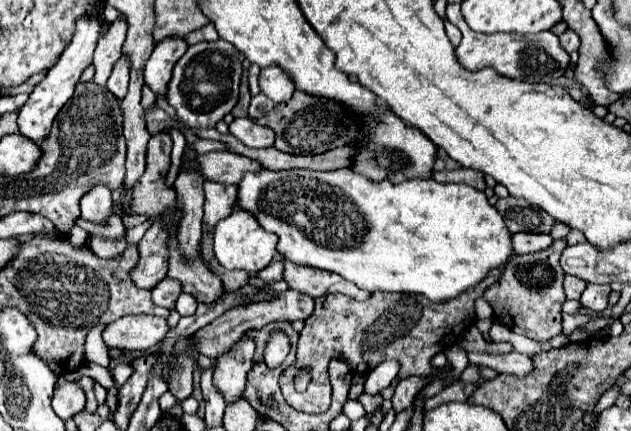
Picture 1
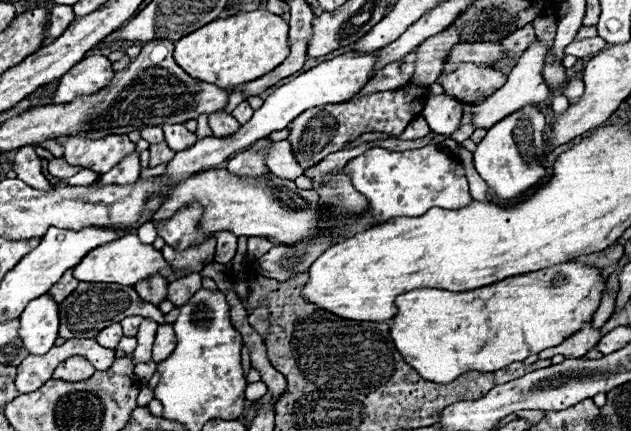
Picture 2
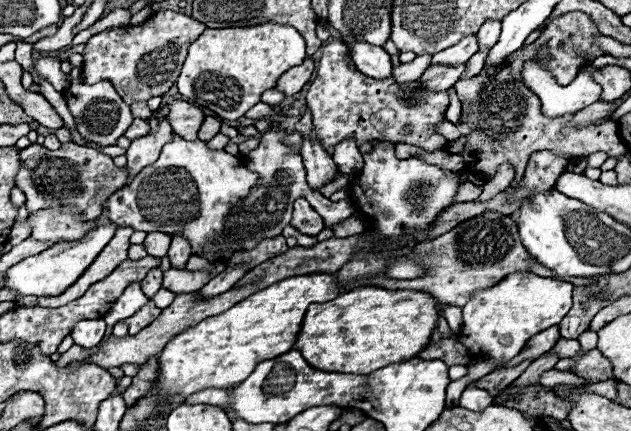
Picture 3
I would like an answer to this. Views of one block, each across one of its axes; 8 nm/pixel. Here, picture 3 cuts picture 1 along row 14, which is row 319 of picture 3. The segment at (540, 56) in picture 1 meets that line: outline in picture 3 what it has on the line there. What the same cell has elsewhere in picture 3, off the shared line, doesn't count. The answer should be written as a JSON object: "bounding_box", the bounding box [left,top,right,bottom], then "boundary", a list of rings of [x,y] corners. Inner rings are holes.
{"bounding_box":[444,306,462,332],"boundary":[[[450,306],[446,312],[444,312],[444,316],[446,316],[446,320],[448,320],[448,324],[454,328],[454,332],[460,332],[460,328],[462,328],[462,307]]]}

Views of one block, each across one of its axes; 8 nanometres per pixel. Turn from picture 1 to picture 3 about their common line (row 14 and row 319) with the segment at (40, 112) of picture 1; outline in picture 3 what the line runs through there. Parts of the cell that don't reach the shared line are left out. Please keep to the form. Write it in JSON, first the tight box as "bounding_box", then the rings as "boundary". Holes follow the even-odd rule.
{"bounding_box":[72,318,106,348],"boundary":[[[96,318],[96,320],[80,320],[72,328],[74,344],[78,344],[82,348],[94,348],[96,344],[102,342],[104,330],[106,330],[106,322],[102,318]]]}

